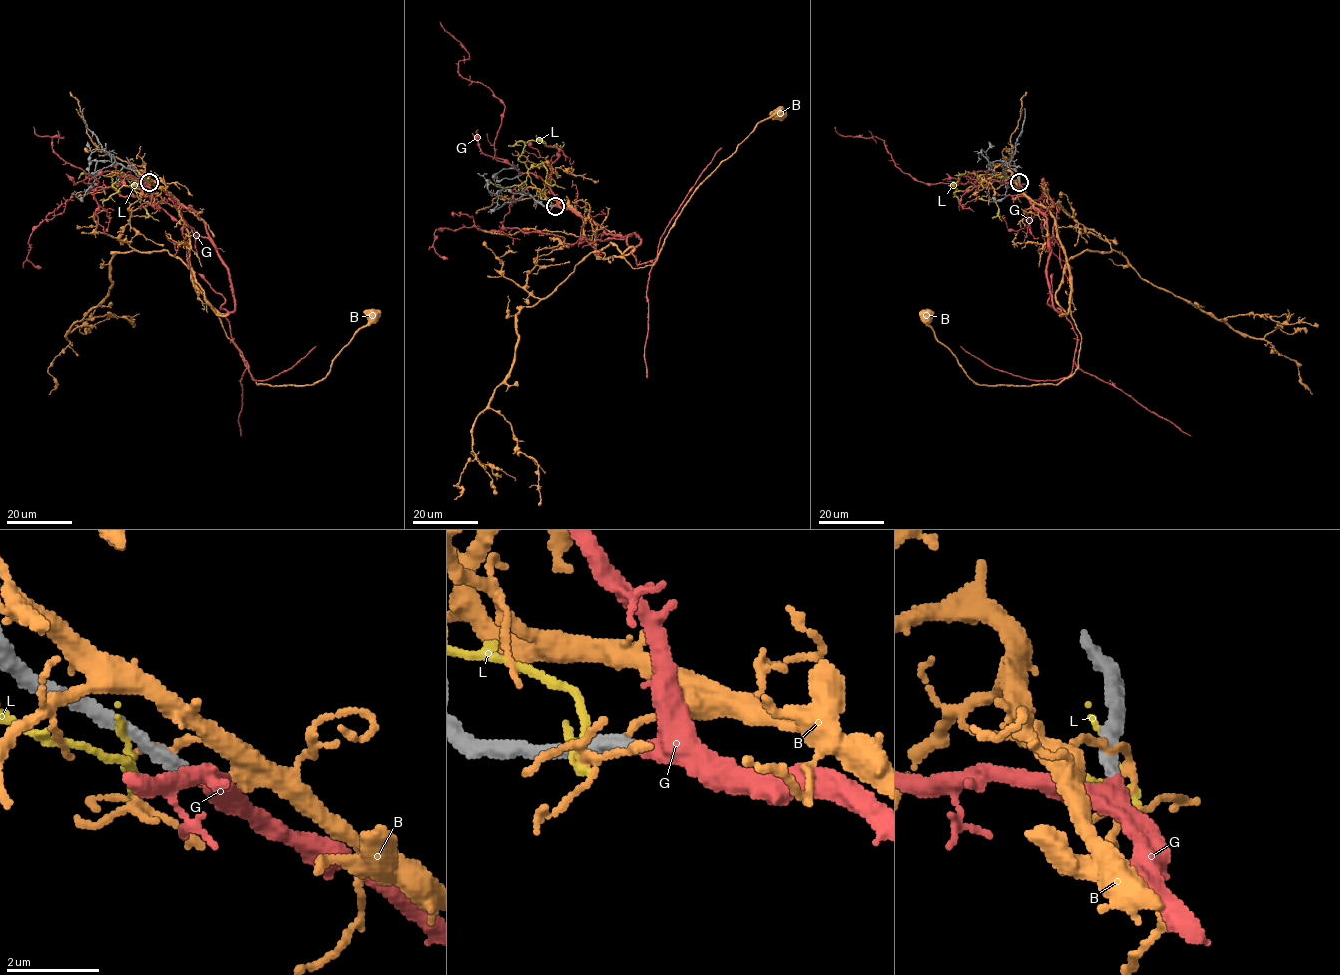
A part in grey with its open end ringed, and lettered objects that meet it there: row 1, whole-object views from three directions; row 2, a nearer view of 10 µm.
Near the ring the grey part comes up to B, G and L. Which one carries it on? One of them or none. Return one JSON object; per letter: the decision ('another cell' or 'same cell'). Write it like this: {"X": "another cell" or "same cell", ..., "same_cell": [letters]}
{"B": "another cell", "G": "same cell", "L": "another cell", "same_cell": ["G"]}

